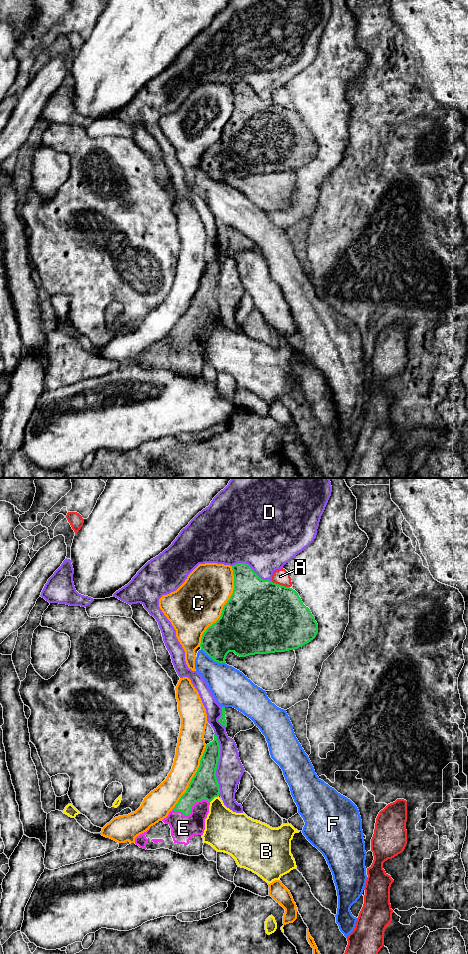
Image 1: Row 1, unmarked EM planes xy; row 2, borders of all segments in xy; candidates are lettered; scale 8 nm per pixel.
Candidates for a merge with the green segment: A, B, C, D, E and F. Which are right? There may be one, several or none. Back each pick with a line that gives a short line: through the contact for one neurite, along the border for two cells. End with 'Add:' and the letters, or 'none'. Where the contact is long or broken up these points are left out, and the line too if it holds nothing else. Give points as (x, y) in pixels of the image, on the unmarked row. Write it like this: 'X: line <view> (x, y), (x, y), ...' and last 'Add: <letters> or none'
Add: E

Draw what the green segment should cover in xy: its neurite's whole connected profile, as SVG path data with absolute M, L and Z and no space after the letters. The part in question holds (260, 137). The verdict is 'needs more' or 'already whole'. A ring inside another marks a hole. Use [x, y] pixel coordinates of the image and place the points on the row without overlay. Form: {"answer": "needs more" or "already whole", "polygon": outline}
{"answer": "already whole", "polygon": "M246 83L232 86L234 110L220 138L201 158L201 169L215 182L225 183L229 172L240 177L295 170L309 163L318 153L318 144L298 113L270 100L261 99Z"}

